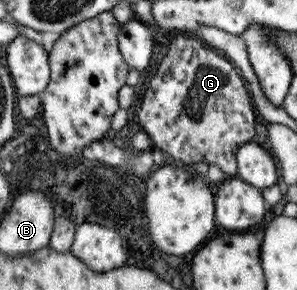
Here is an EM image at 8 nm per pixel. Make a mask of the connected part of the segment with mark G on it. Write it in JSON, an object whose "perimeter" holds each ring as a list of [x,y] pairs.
{"perimeter":[[[178,35],[169,44],[167,56],[159,62],[155,74],[147,82],[137,112],[140,130],[148,134],[152,147],[167,152],[175,160],[181,160],[187,169],[191,168],[192,162],[206,162],[216,164],[226,177],[235,177],[235,153],[239,145],[253,138],[255,110],[243,79],[233,68],[234,65],[224,54],[204,46],[197,39]]]}

